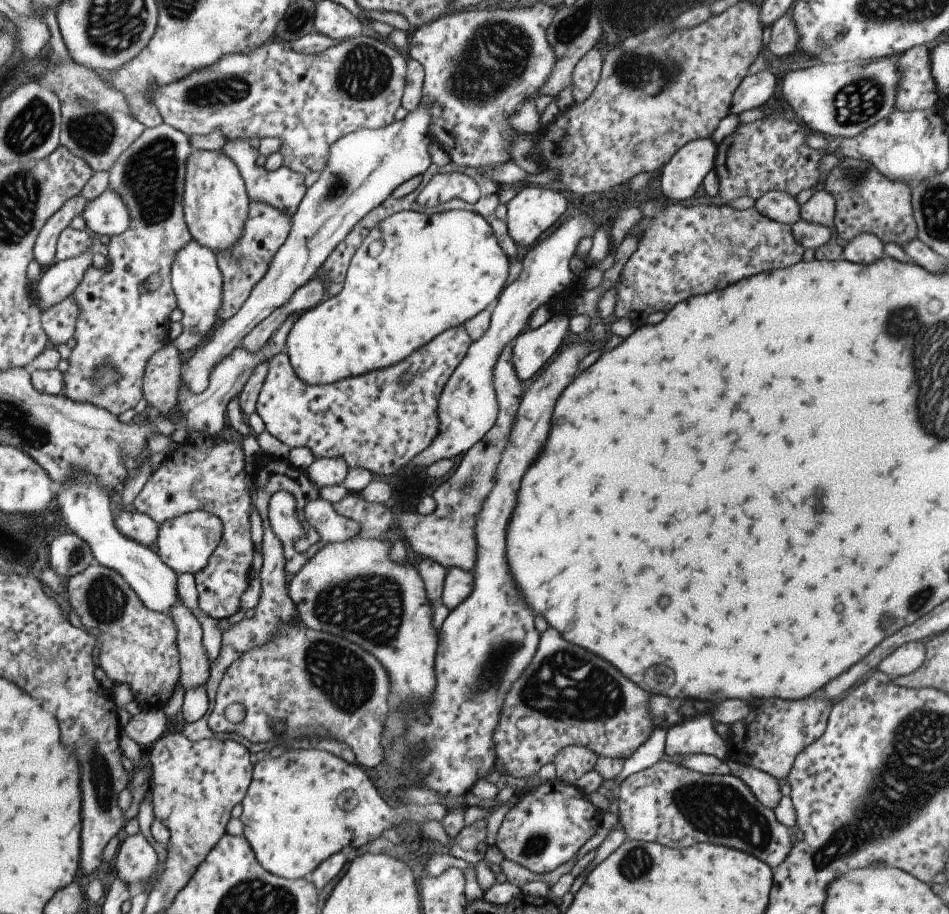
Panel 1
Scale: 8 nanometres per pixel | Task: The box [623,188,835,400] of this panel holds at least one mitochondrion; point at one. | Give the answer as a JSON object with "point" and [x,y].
{"point":[725,248]}

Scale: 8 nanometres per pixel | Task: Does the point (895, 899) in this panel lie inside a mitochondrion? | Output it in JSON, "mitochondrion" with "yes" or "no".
{"mitochondrion":"no"}

